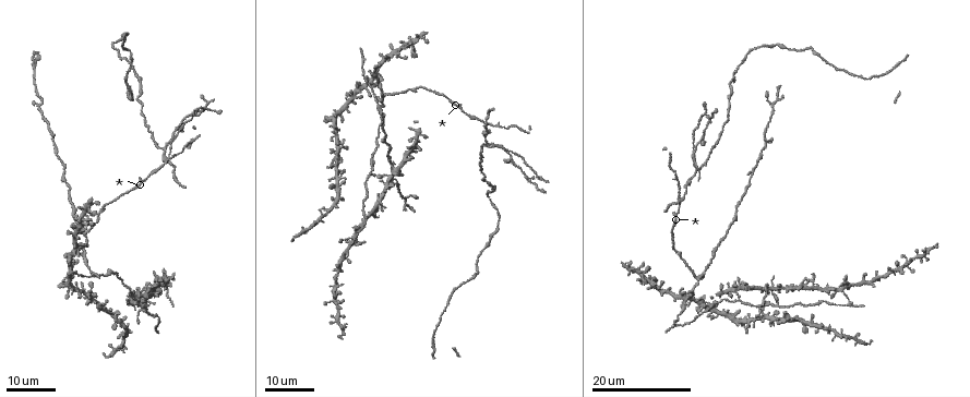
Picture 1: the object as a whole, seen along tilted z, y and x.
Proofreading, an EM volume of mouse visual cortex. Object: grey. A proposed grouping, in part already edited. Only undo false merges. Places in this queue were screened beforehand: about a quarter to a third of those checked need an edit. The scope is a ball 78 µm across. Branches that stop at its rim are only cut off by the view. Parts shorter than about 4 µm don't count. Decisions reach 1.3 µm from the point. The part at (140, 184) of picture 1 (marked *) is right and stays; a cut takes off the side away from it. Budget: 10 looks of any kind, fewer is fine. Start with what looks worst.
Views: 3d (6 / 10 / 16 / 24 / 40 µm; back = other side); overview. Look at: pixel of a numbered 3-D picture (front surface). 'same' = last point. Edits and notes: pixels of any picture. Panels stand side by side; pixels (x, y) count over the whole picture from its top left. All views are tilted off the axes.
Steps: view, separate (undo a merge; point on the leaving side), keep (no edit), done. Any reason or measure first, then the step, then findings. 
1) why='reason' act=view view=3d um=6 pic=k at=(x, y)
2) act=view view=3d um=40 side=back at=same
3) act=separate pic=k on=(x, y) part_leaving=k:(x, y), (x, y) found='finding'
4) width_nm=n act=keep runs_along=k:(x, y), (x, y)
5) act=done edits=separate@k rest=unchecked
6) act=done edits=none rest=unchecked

why='small branch off a trunk' act=view view=3d um=16 pic=1 at=(504, 148)

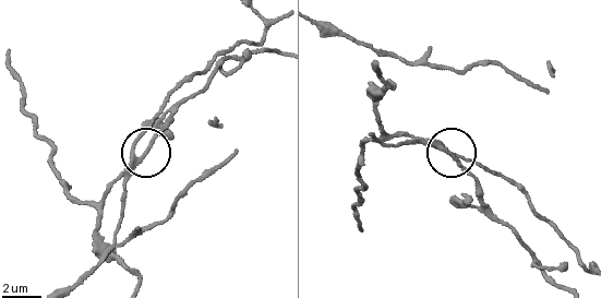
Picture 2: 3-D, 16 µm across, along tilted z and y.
why='zoom in' act=view view=3d um=10 pic=2 at=(451, 155)

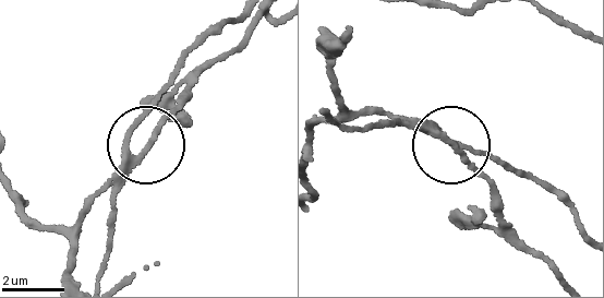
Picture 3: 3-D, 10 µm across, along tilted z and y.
act=separate pic=3 on=(156, 139) part_leaving=3:(123, 170), (201, 70), (238, 44), (260, 14) found='two neurons meet here'

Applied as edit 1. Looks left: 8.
why='looks like a crossing' act=view view=3d um=16 pic=1 at=(169, 165)

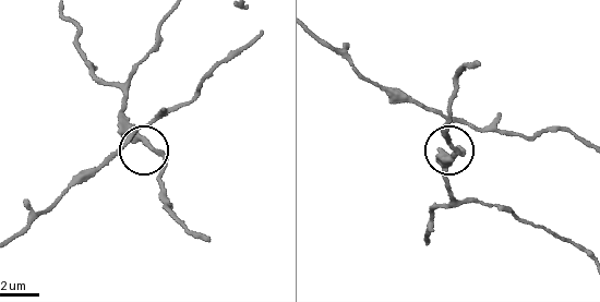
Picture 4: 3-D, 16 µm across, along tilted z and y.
act=view view=3d um=6 pic=4 at=(148, 146)

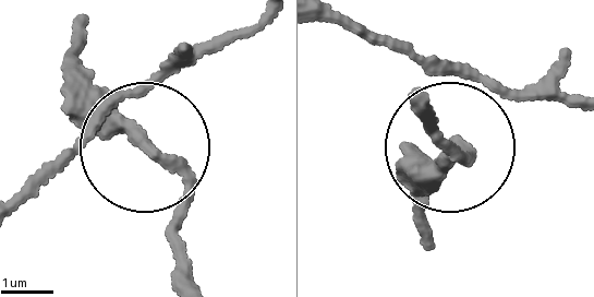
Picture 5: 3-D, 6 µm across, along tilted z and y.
width_nm=190 act=keep runs_along=5:(24, 190), (126, 103), (188, 203), (194, 276) found='continuous, no second neuron'

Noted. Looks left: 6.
why='three arms meet' act=view view=3d um=16 pic=1 at=(40, 109)

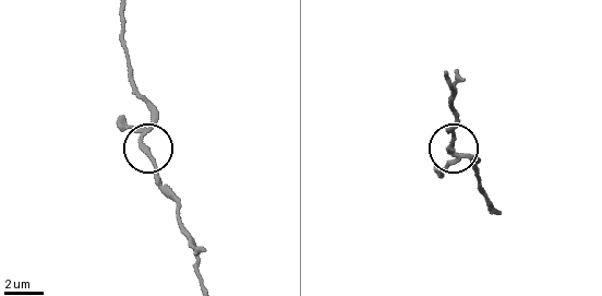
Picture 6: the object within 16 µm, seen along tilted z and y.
why='zoom in' act=view view=3d um=6 pic=6 at=(449, 148)

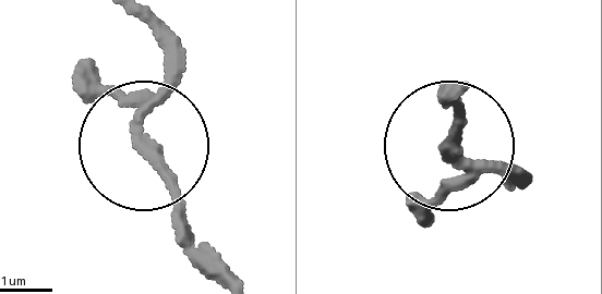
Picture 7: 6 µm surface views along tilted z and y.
act=keep runs_along=7:(459, 86), (452, 144), (528, 182) found='continuous, no second neuron'

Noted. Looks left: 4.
why='two arms in line, one across' act=view view=3d um=16 pic=1 at=(372, 174)

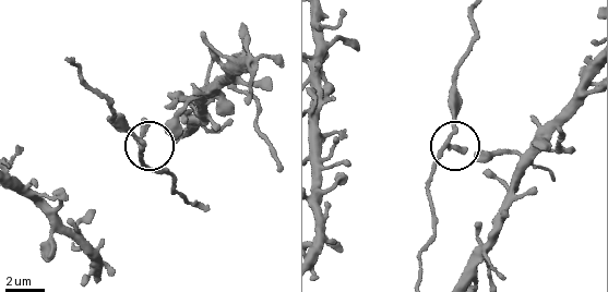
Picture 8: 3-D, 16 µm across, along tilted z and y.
act=view view=3d um=6 pic=8 at=(445, 148)

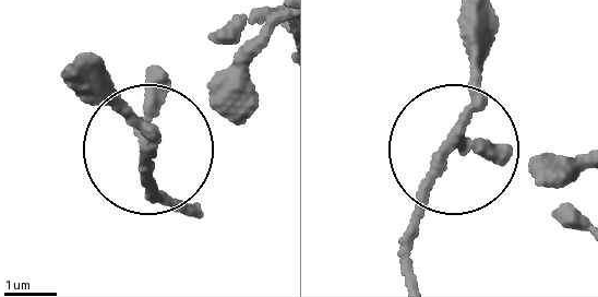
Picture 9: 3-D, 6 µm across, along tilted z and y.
side_arm_um=21 act=keep runs_along=9:(477, 16), (468, 121), (405, 260) found='all the same neuron'

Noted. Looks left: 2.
why='four arms meet' act=view view=3d um=24 pic=1 at=(375, 82)

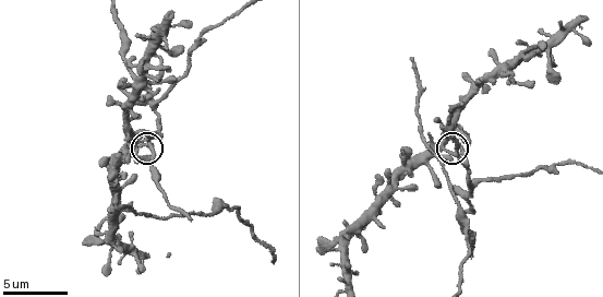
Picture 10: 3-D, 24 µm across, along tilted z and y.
act=view view=3d um=10 pic=10 at=(151, 146)

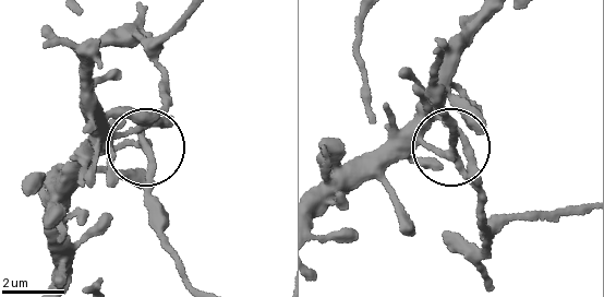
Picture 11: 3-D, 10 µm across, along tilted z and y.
act=keep found='continuous, no second neuron'

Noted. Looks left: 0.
act=done edits=separate@3 rest=unchecked

